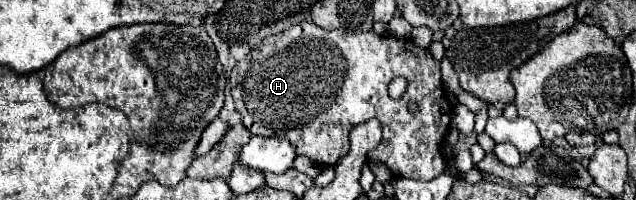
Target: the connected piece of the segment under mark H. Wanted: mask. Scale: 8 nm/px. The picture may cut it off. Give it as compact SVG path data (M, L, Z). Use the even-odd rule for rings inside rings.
M301 22L289 30L265 38L255 46L245 60L231 70L231 94L237 112L243 116L243 124L251 134L279 136L291 142L297 156L307 156L311 162L335 166L349 150L349 130L371 118L377 118L383 128L381 144L367 154L371 162L385 164L393 176L413 180L433 180L445 172L447 162L441 154L441 146L451 122L451 102L441 82L439 62L429 48L421 48L411 40L395 36L379 36L375 32L341 34L337 30L323 30L313 22ZM403 76L407 90L399 100L387 94L393 78ZM409 102L419 106L419 112L409 110Z

